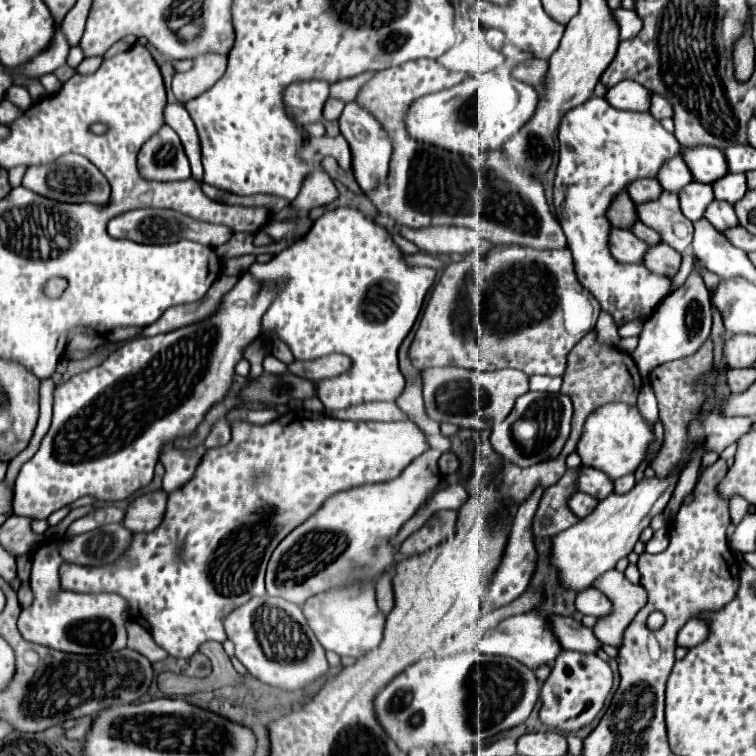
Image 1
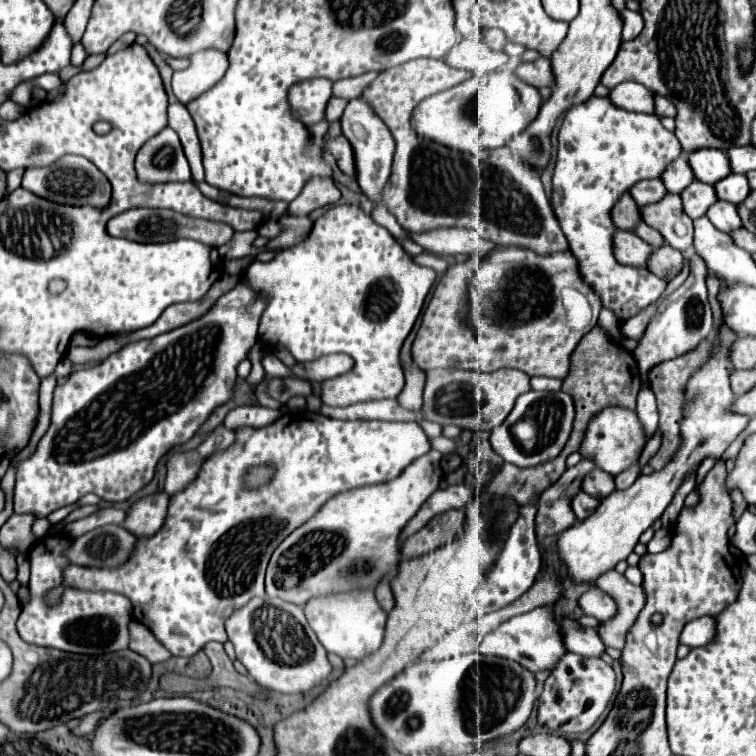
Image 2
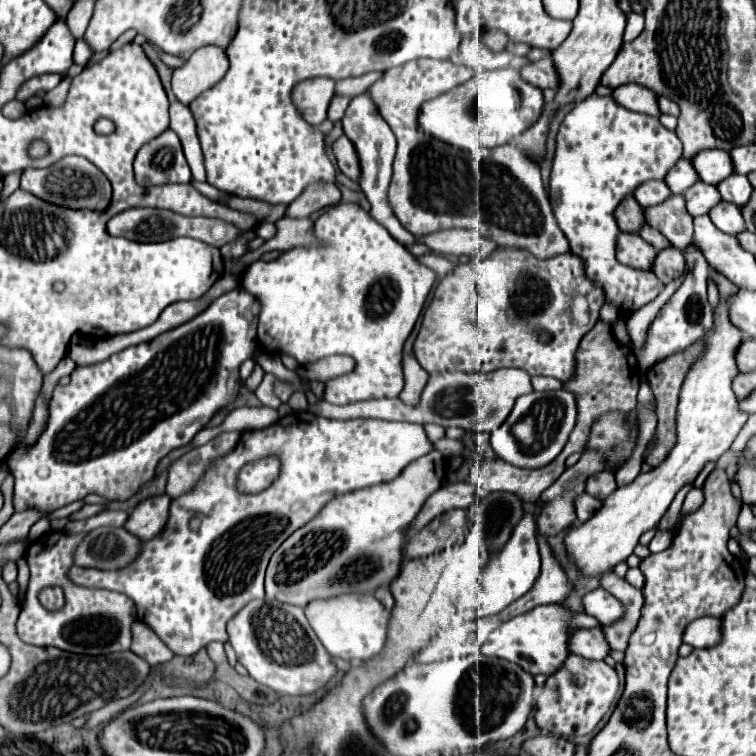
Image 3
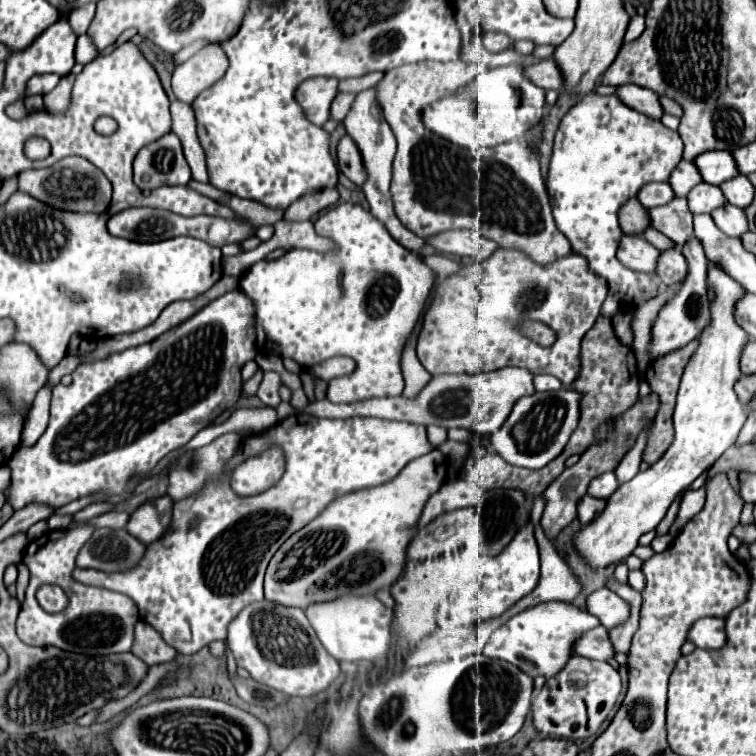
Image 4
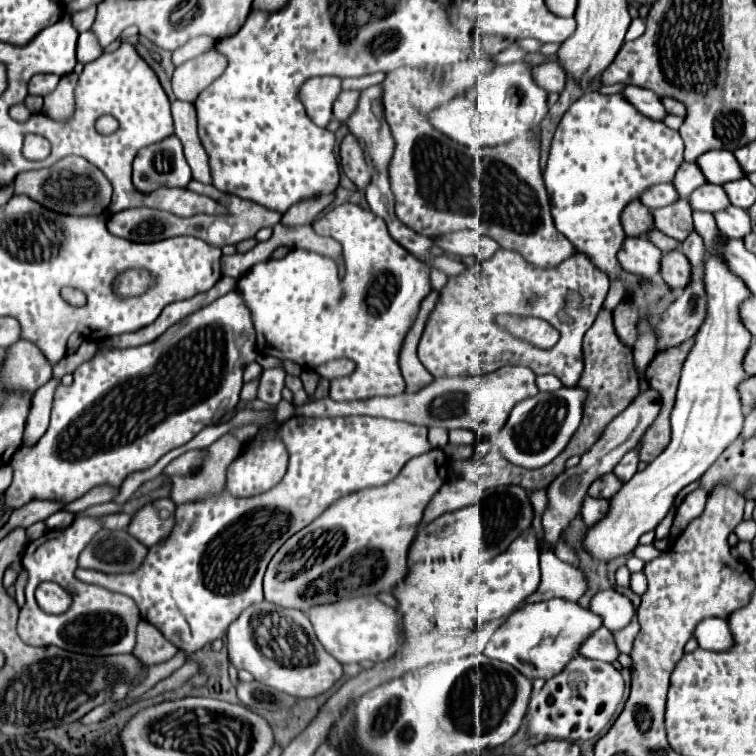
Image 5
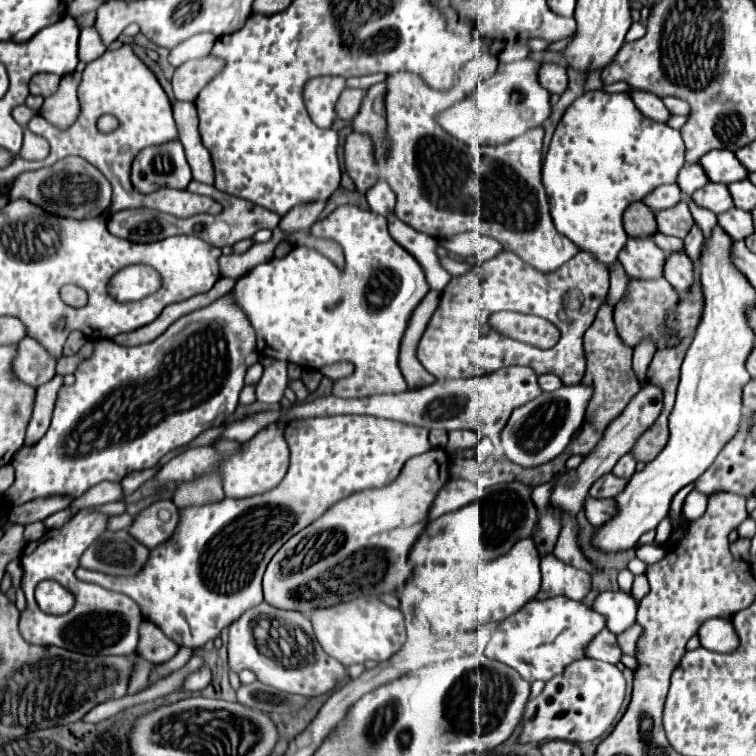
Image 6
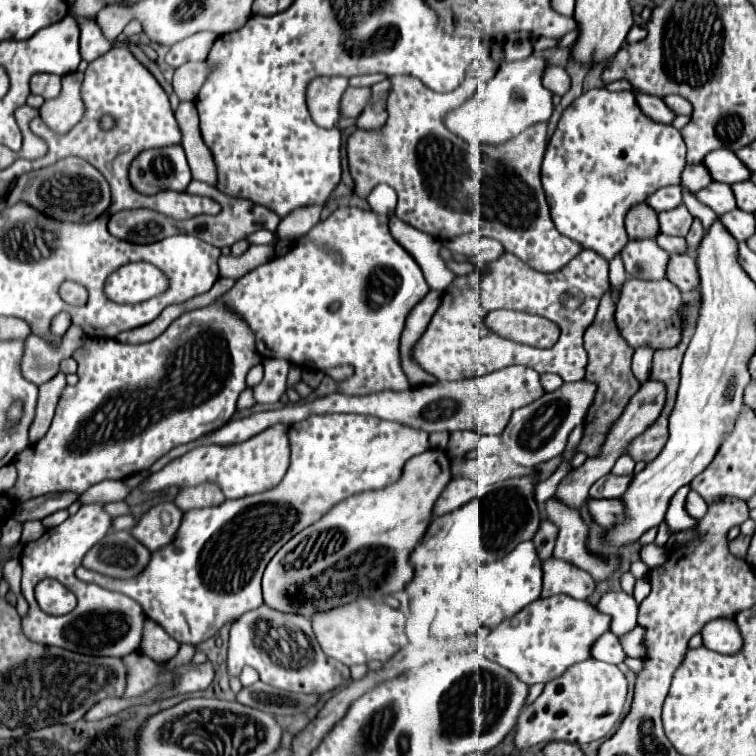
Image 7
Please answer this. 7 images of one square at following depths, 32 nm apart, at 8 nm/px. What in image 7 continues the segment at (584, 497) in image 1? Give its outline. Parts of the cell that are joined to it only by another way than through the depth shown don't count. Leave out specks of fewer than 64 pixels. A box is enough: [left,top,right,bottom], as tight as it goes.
[588,500,624,526]

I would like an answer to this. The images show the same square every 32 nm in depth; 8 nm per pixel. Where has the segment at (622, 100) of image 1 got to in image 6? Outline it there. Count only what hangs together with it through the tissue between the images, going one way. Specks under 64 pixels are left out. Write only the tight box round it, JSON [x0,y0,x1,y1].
[628,88,670,122]

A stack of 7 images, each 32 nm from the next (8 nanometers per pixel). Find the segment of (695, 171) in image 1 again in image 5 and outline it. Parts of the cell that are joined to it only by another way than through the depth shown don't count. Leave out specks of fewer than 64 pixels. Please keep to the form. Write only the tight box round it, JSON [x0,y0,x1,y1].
[696,150,744,184]

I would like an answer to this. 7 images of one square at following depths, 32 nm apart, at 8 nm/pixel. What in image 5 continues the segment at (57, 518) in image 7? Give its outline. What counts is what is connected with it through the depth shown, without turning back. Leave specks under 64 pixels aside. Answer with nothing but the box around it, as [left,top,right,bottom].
[46,512,74,528]

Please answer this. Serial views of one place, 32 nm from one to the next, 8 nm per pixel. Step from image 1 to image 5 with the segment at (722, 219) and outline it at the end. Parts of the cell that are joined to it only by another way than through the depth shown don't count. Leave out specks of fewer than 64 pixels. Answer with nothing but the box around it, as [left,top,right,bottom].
[714,206,750,238]

